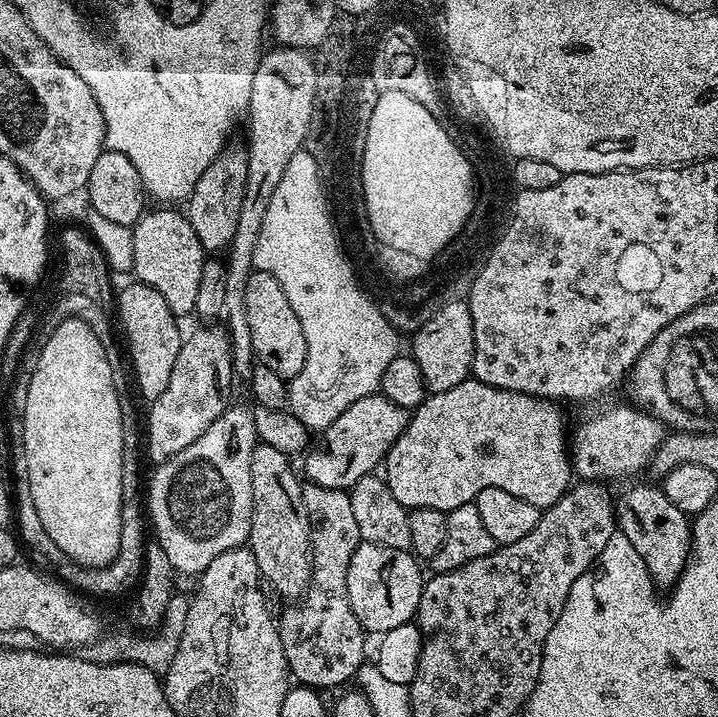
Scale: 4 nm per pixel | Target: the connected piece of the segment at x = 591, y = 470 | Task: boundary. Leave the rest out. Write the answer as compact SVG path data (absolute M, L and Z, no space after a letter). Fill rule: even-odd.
M627 403L616 404L593 414L570 436L570 459L575 475L584 482L609 482L636 476L649 467L652 455L666 435L659 420ZM625 404L625 405L624 405ZM628 407L628 408L627 408Z

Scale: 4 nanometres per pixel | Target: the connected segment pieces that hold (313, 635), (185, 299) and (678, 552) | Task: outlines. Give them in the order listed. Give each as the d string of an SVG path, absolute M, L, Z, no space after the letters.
M305 483L302 498L308 504L308 521L312 527L312 577L302 599L289 603L285 607L288 609L279 613L280 641L289 673L295 679L297 676L301 685L317 690L339 689L344 686L339 684L355 677L366 660L366 633L348 597L350 558L354 558L354 550L362 541L345 489Z
M156 206L131 225L130 235L134 242L132 272L139 283L150 286L166 298L166 306L177 318L192 316L198 302L198 281L202 279L202 266L206 253L194 226L190 226L183 211L175 212L172 206Z
M636 484L625 490L615 501L616 523L619 535L630 538L634 550L646 562L657 589L668 590L688 567L692 555L692 526L689 513L678 510L659 487L652 484Z

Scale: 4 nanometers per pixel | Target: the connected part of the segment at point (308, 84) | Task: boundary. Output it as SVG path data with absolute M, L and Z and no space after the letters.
M283 46L273 47L273 52L265 51L260 58L260 65L254 74L254 86L250 86L250 102L248 103L248 111L246 113L246 124L248 120L248 141L246 147L248 149L248 169L246 170L246 194L242 194L242 210L238 213L238 230L234 232L234 238L226 250L226 302L222 313L223 319L228 319L226 323L226 331L234 345L234 372L237 377L247 378L252 373L252 365L254 363L254 353L252 351L252 343L250 342L250 321L246 319L246 282L250 282L250 274L254 270L252 263L252 255L258 246L258 234L262 234L262 222L266 218L266 209L270 206L270 198L274 198L274 190L278 186L278 181L282 179L282 174L286 174L286 165L290 163L290 158L294 158L294 154L304 148L304 140L307 137L308 127L311 124L311 116L314 114L315 106L315 62L313 57L307 51L298 48L286 48Z

